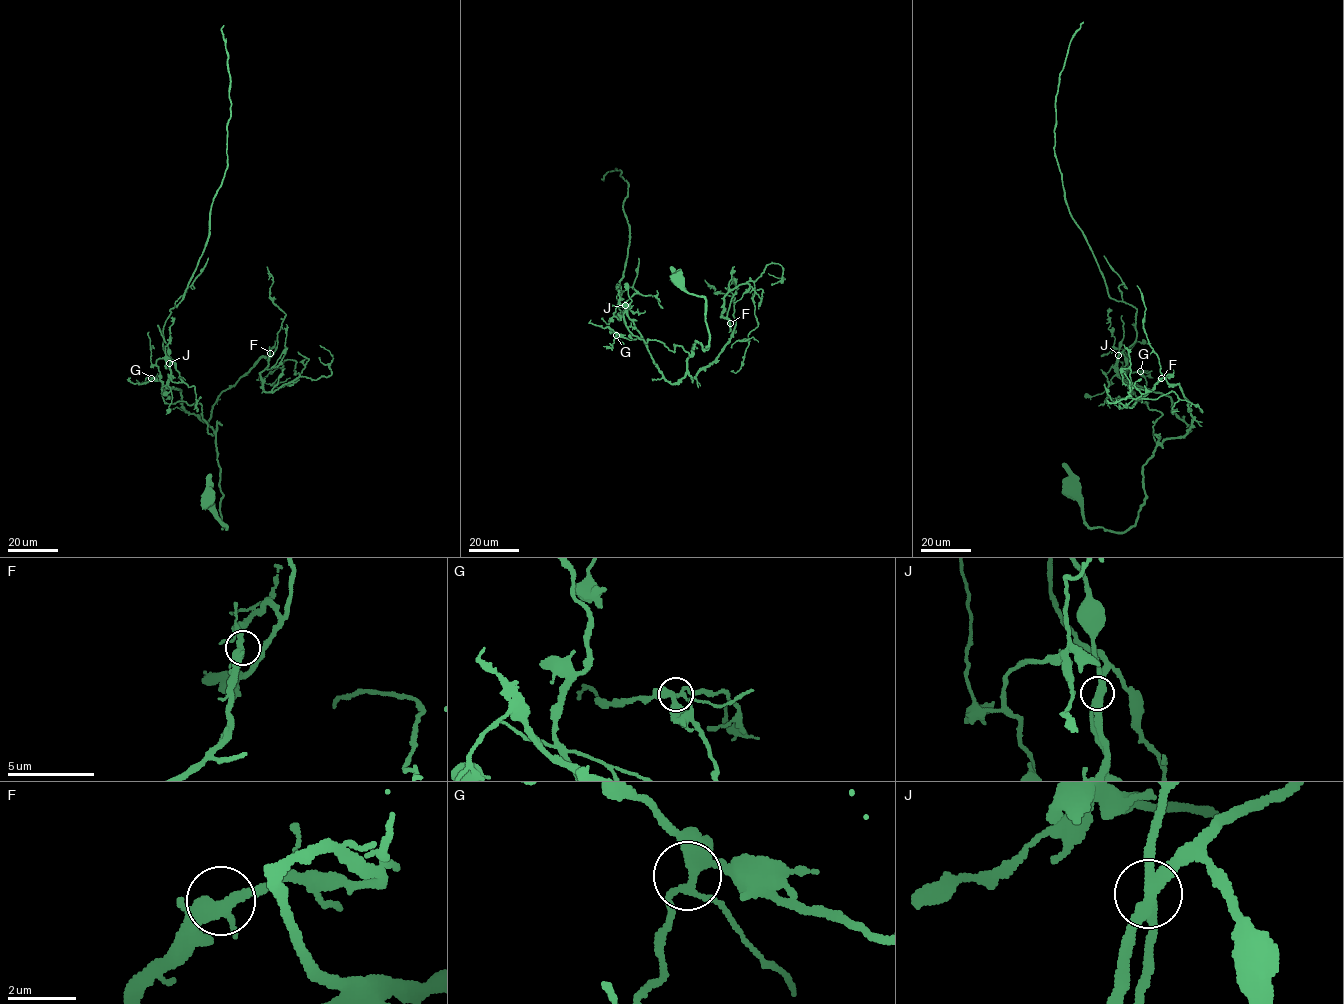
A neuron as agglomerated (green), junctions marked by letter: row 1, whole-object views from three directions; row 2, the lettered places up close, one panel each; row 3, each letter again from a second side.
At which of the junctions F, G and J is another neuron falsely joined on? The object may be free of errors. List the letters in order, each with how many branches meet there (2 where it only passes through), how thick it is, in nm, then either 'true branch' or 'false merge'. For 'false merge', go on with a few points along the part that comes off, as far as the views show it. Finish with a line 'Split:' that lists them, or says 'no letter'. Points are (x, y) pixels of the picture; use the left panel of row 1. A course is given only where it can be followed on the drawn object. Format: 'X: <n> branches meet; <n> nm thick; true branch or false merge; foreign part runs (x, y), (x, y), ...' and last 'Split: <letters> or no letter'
F: 4 branches meet; 360 nm thick; true branch
G: 4 branches meet; 280 nm thick; true branch
J: 4 branches meet; 340 nm thick; false merge; foreign part runs (170, 362), (168, 386), (171, 401), (168, 411)
Split: J

